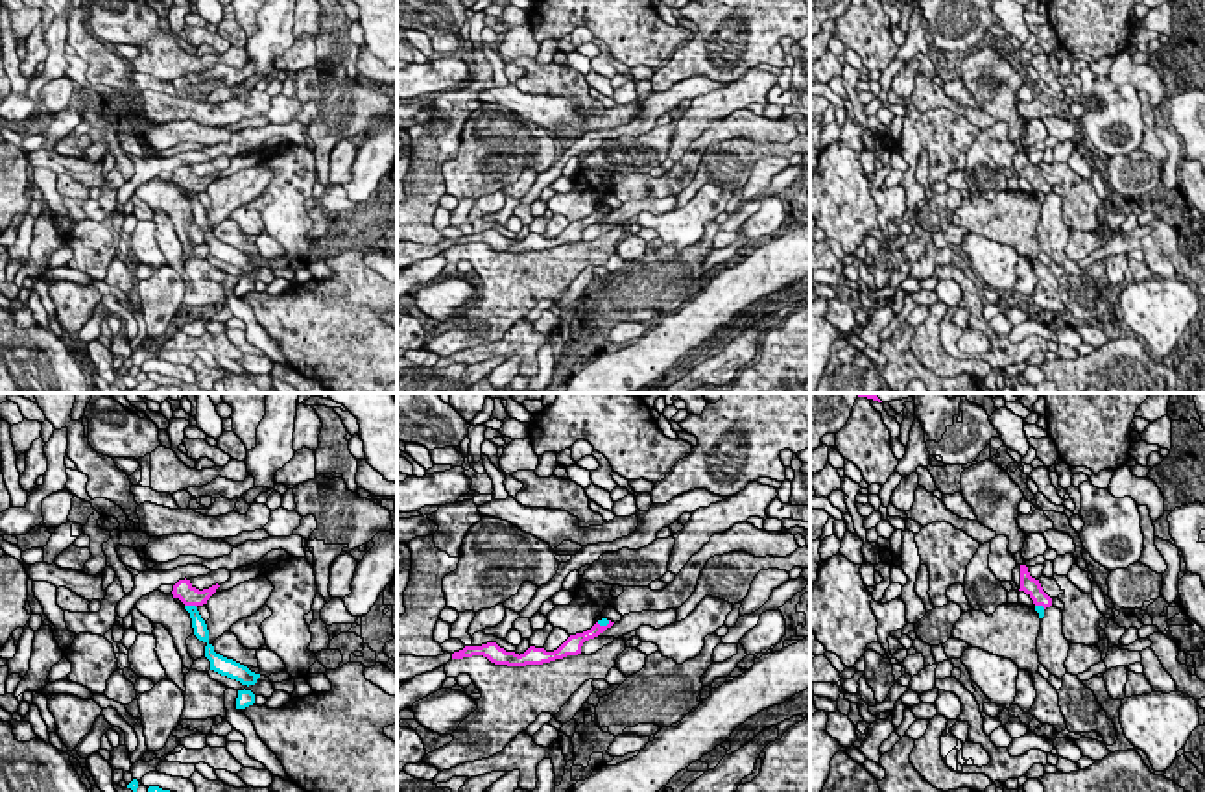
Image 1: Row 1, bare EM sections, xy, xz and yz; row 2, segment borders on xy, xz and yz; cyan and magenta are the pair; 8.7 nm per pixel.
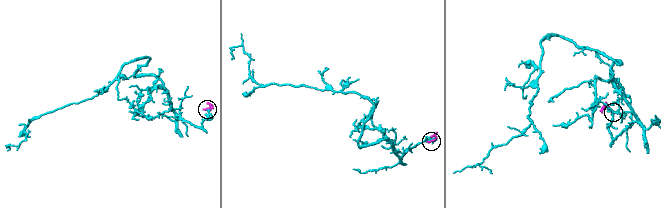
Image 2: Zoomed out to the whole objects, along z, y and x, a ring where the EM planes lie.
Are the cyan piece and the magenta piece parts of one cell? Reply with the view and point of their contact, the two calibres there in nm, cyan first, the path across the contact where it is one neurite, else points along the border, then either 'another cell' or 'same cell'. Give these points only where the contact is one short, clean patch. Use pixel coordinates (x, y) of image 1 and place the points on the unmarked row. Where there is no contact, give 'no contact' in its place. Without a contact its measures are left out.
meets cyan in xy at (190, 192); 130 nm thick on the cyan side, 170 nm on the other; border along xy (185, 191), (196, 194); another cell

